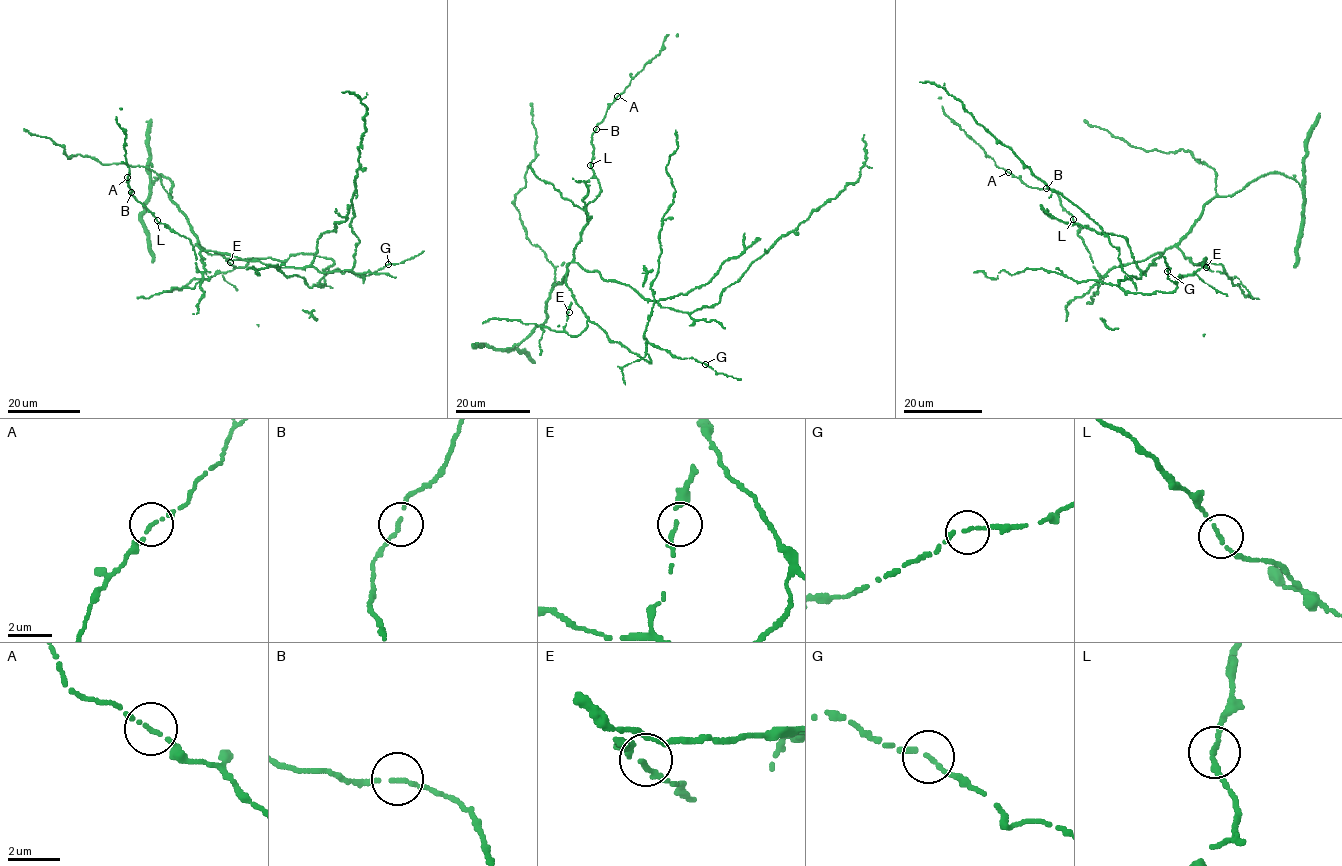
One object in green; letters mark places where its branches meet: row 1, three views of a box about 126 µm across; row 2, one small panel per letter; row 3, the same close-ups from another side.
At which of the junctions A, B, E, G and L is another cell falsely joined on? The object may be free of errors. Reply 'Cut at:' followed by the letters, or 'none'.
Cut at: none

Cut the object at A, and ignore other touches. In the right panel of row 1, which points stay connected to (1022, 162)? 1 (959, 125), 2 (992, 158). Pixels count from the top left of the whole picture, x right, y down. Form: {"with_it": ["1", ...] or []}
{"with_it": []}

